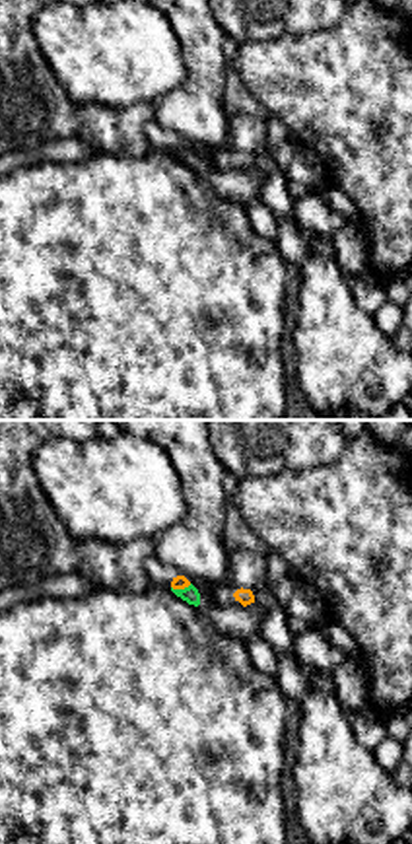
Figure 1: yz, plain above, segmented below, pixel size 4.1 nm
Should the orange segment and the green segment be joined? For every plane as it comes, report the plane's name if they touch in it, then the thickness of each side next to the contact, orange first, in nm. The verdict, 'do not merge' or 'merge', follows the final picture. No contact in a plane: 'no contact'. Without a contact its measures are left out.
meets orange in yz; 60 nm thick on the orange side, 70 nm on the other

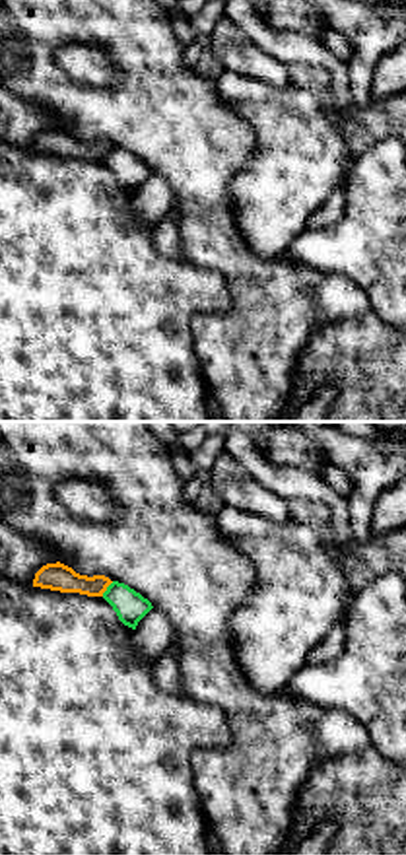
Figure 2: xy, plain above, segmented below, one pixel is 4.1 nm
meets orange in xy; 110 nm thick on the orange side, 140 nm on the other

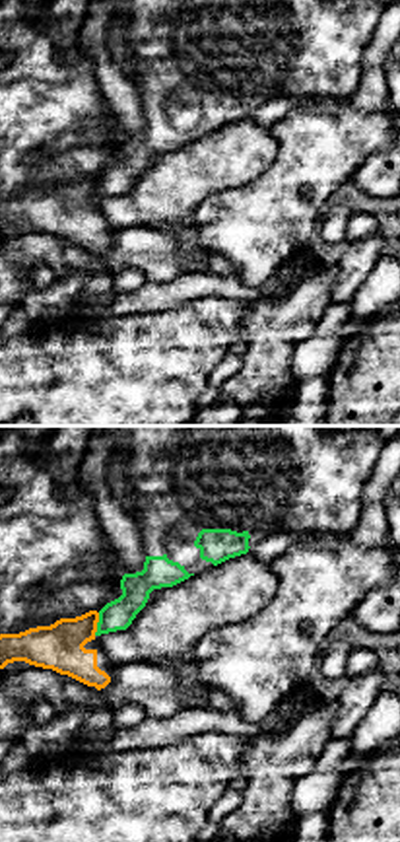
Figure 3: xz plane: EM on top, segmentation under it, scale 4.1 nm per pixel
meets orange in xz; 190 nm thick on the orange side, 130 nm on the other

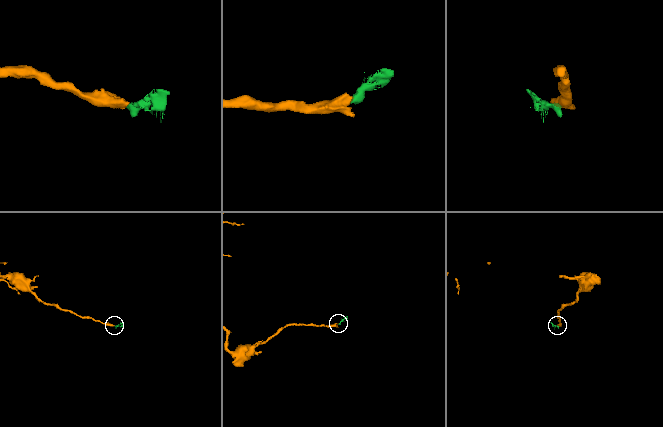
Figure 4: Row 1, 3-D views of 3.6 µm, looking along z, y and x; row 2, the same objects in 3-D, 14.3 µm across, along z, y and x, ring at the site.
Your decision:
do not merge

